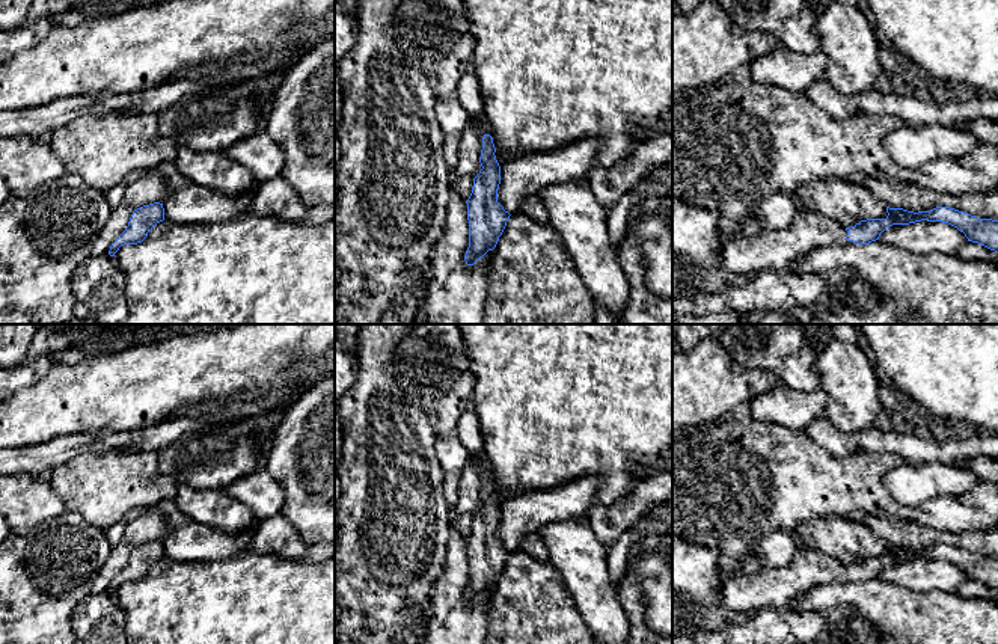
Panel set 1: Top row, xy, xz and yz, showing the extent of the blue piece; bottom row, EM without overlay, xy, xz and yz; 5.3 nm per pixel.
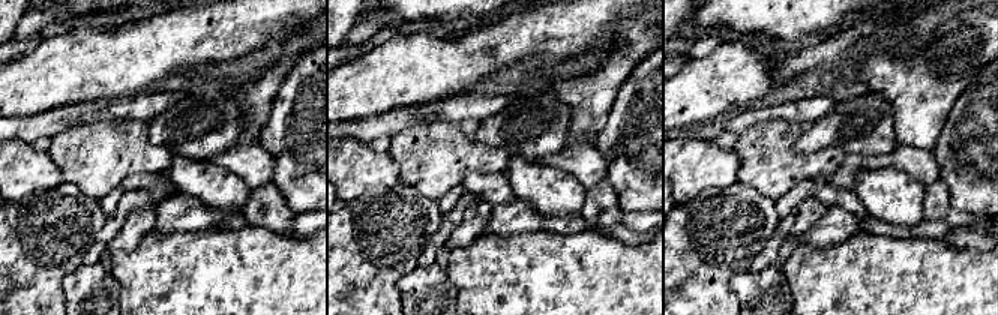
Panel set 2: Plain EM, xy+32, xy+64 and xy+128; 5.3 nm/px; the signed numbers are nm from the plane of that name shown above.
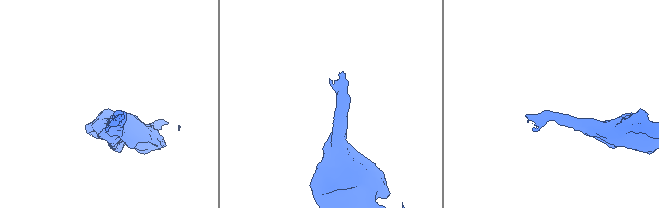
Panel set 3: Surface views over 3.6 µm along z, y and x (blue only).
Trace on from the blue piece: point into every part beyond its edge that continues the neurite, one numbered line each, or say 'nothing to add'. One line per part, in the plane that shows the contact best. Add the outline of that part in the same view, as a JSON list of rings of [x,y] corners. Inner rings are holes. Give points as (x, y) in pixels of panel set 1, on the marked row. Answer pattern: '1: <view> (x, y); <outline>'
1: yz (780, 249); [[[816,210],[797,213],[791,223],[781,229],[763,229],[755,235],[731,237],[718,253],[718,264],[737,274],[757,270],[788,270],[797,259],[817,247],[853,244],[846,238],[847,231],[837,220]]]

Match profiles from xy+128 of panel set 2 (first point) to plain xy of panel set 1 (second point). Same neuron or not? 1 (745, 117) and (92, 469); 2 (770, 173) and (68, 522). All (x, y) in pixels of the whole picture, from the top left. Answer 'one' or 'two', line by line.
1: two
2: two

